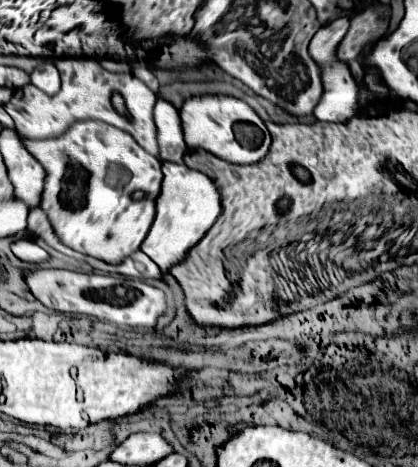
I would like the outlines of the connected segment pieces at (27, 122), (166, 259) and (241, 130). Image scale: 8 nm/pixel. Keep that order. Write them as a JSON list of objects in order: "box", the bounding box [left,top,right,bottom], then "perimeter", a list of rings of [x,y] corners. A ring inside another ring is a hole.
[{"box":[4,57,158,155],"perimeter":[[[60,57],[58,71],[62,77],[62,89],[56,95],[46,95],[32,83],[16,89],[12,99],[4,105],[6,113],[14,119],[14,125],[18,133],[30,139],[46,139],[46,137],[58,137],[62,135],[74,121],[82,119],[96,119],[104,121],[108,125],[114,125],[118,129],[124,129],[130,133],[136,143],[146,149],[152,155],[158,155],[156,145],[156,129],[154,129],[154,117],[152,109],[156,103],[156,95],[146,87],[144,81],[136,79],[132,73],[110,73],[102,69],[94,59],[88,57]],[[120,93],[124,97],[124,105],[130,113],[130,117],[120,115],[112,105],[112,95]]]},{"box":[140,165,222,273],"perimeter":[[[162,165],[162,173],[164,179],[160,195],[156,197],[156,217],[140,249],[158,265],[162,273],[166,273],[172,265],[180,263],[188,255],[188,249],[202,241],[202,237],[210,231],[222,213],[222,201],[214,181],[206,181],[206,175],[200,171],[186,165]]]},{"box":[178,95,272,165],"perimeter":[[[230,95],[188,97],[178,113],[180,113],[186,145],[190,147],[196,145],[230,163],[238,163],[238,165],[258,163],[264,159],[272,143],[272,137],[268,129],[264,129],[262,119],[244,99],[238,97],[230,97]]]}]

